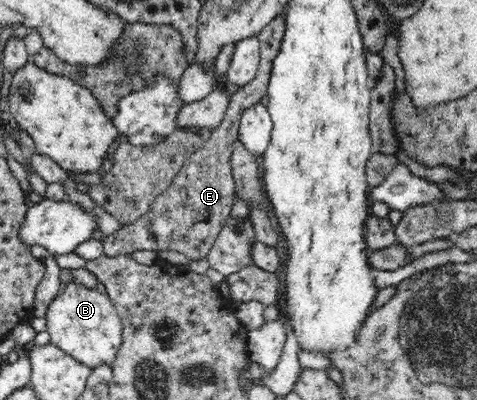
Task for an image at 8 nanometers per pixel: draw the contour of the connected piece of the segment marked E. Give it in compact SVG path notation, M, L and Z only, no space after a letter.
M282 16L275 17L271 23L258 33L260 41L260 65L258 73L246 85L233 89L230 107L222 123L211 130L204 145L191 153L168 189L155 197L151 208L134 223L123 227L106 237L102 255L110 258L128 255L133 251L179 251L192 261L206 259L216 243L224 221L230 215L235 201L234 178L230 169L232 143L237 140L239 123L244 111L258 104L267 95L266 85L270 79L270 69L283 41L285 26Z

